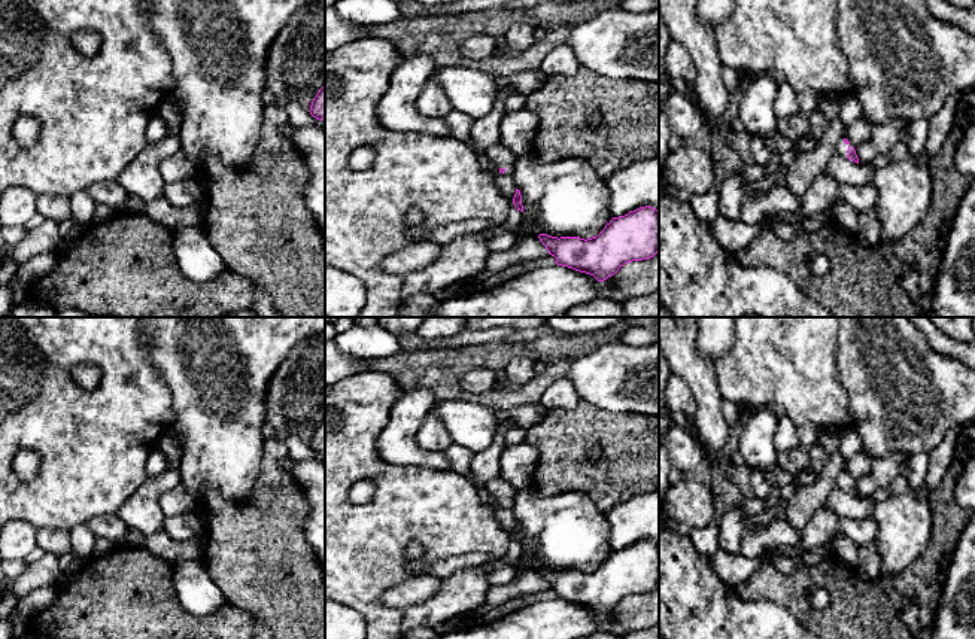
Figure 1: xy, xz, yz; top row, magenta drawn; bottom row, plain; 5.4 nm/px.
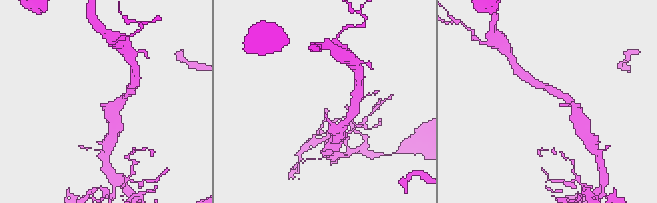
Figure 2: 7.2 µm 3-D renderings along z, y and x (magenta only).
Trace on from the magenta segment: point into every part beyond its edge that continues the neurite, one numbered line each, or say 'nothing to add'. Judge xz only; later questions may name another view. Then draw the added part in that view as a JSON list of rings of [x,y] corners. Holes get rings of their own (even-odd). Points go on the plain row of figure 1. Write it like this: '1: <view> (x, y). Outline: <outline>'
1: xz (509, 501). Outline: [[[492,495],[492,500],[493,500],[493,503],[498,505],[498,506],[499,506],[501,502],[504,502],[504,503],[505,503],[504,508],[513,511],[513,506],[514,506],[513,497],[498,497],[498,496],[493,496],[493,495]]]

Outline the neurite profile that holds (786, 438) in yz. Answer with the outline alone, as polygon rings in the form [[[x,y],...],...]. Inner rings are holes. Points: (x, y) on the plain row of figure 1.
[[[781,414],[778,420],[778,427],[774,436],[774,445],[777,451],[790,451],[799,445],[799,438],[796,433],[796,426],[792,420]]]

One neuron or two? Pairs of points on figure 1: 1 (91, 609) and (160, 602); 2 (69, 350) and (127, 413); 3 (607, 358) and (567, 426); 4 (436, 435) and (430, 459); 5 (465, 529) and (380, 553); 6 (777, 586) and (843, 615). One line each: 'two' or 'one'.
1: one
2: one
3: two
4: two
5: one
6: one

